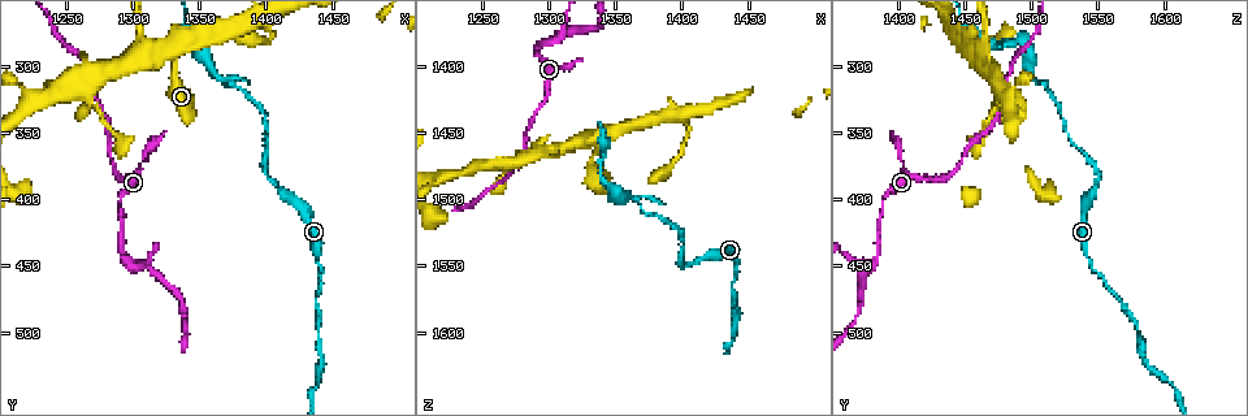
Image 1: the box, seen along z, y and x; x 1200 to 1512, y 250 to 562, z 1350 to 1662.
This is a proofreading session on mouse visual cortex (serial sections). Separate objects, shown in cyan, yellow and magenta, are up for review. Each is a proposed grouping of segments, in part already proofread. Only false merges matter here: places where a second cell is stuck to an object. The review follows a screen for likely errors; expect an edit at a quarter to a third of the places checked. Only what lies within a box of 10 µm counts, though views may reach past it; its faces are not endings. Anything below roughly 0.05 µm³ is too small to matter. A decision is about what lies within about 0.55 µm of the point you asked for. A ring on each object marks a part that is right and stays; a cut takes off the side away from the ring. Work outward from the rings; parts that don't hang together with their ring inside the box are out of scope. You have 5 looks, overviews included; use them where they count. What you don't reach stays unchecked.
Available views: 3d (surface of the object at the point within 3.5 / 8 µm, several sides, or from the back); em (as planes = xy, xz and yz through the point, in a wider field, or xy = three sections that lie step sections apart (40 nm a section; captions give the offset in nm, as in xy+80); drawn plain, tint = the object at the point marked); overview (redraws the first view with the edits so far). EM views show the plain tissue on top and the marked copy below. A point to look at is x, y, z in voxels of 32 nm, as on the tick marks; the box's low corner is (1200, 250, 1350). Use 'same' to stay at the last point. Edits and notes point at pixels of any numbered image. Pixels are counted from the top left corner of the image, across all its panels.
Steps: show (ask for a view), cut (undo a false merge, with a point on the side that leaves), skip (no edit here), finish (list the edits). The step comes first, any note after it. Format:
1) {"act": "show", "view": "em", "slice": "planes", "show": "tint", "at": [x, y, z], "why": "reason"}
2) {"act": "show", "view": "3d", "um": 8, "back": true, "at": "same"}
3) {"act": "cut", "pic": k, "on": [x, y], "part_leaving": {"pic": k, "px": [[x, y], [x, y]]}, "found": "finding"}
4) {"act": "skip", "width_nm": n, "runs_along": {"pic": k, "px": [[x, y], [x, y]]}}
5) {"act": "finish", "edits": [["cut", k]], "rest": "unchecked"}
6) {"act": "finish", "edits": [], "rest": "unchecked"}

{"act": "show", "view": "3d", "um": 3.5, "at": [1358, 302, 1498], "why": "sudden change in width"}

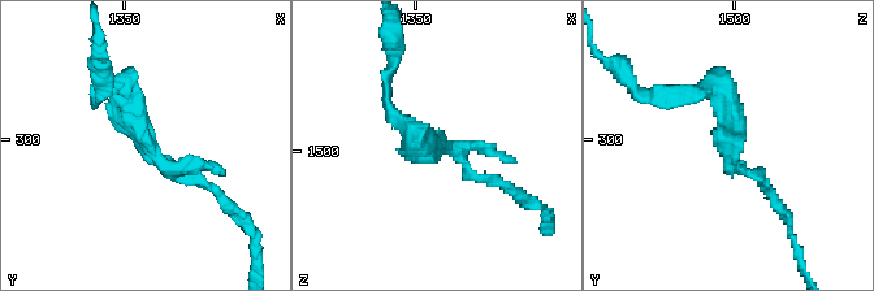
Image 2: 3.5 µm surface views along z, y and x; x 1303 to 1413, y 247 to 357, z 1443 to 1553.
{"act": "show", "view": "em", "slice": "xy", "step": 1, "show": "tint", "at": [1360, 303, 1497]}

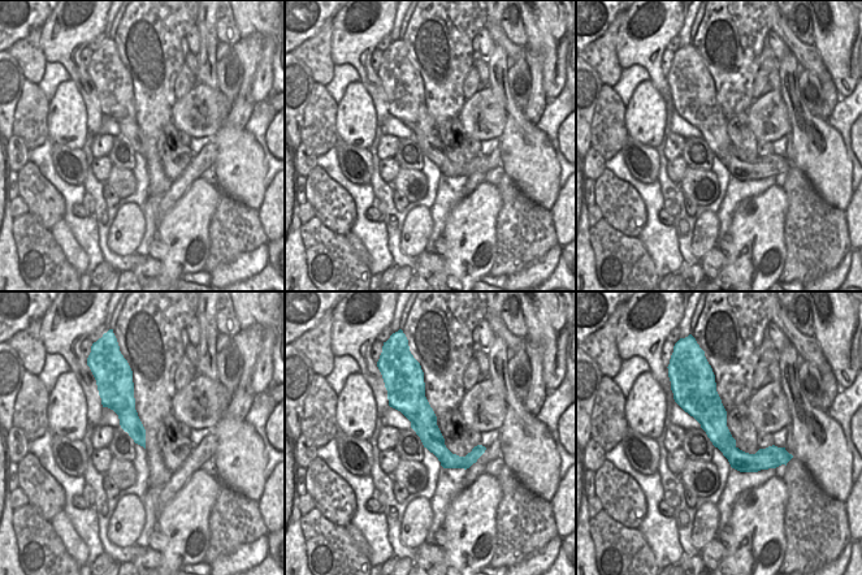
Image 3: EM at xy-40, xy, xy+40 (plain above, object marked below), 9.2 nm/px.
{"act": "skip", "width_nm": 240, "runs_along": {"pic": 2, "px": [[206, 185], [158, 160], [113, 88]]}, "found": "continuous, no second cell"}

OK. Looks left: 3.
{"act": "show", "view": "3d", "um": 3.5, "at": [1308, 452, 1376], "why": "side arm on a straight run"}

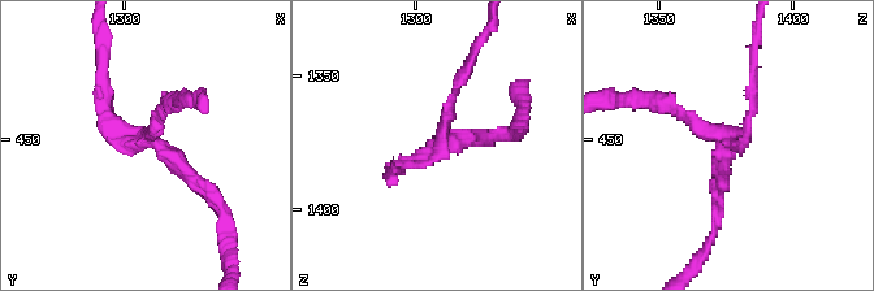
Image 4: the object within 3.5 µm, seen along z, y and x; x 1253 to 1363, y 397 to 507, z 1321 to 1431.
{"act": "show", "view": "em", "slice": "planes", "show": "tint", "at": [1310, 451, 1376], "arms": 3, "arm_widths_nm": [100, 150, 150]}

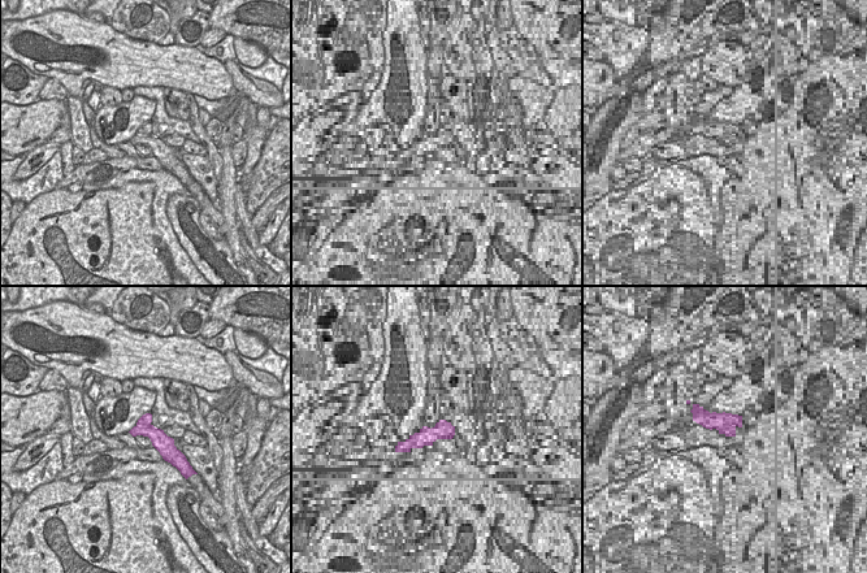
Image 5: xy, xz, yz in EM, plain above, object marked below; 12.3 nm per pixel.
{"act": "cut", "pic": 4, "on": [680, 116], "part_leaving": {"pic": 4, "px": [[721, 137], [667, 108], [661, 92]]}, "found": "two cells meet here"}

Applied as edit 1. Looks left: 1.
{"act": "finish", "edits": [["cut", 4]], "rest": "unchecked"}

